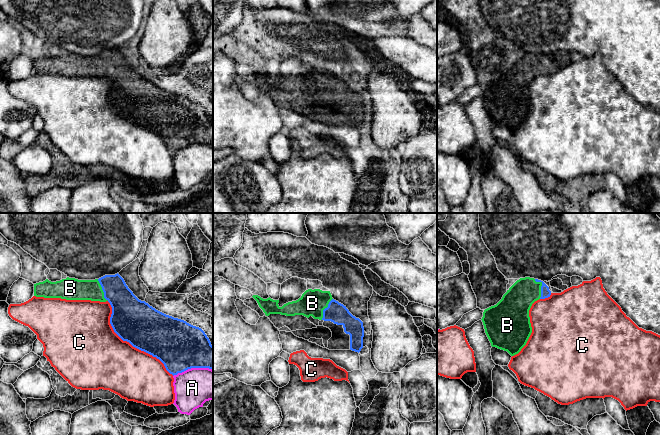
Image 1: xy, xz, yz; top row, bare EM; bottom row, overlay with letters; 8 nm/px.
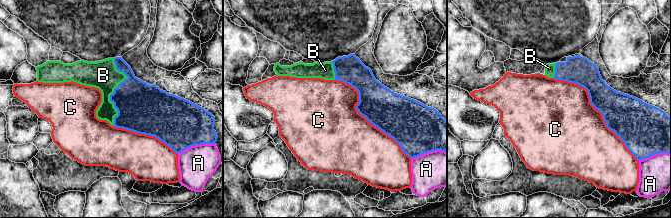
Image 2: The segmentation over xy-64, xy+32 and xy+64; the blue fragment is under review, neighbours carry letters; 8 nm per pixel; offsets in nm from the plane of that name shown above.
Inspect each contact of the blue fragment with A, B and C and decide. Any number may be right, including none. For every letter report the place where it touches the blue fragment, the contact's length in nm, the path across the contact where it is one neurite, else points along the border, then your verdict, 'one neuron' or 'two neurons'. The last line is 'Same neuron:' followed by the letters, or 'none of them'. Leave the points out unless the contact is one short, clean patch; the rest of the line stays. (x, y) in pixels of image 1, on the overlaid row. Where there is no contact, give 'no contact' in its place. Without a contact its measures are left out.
A: meets blue in xy at (192, 367); contact 320 nm long; two neurons
B: meets blue in yz at (541, 287); contact 170 nm long; one neuron
C: meets blue in xy at (130, 343); contact 800 nm long; two neurons
Same neuron: B

